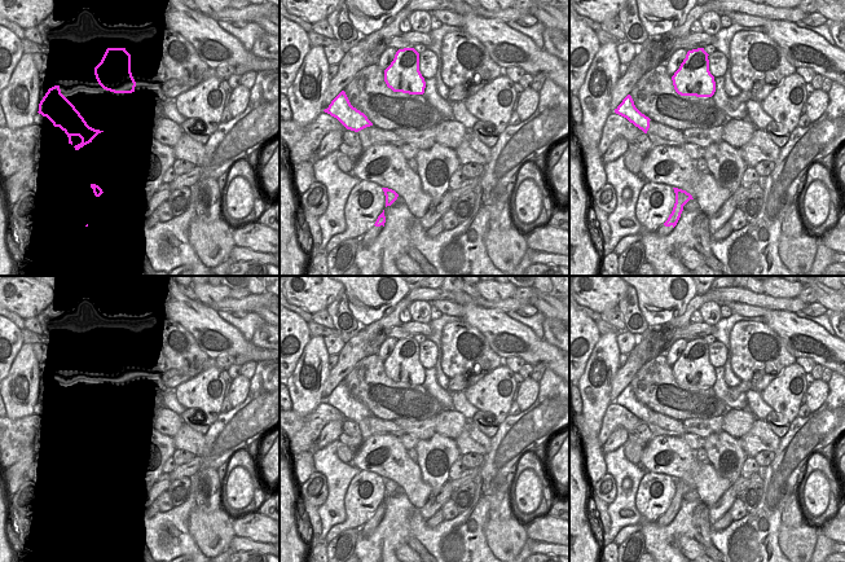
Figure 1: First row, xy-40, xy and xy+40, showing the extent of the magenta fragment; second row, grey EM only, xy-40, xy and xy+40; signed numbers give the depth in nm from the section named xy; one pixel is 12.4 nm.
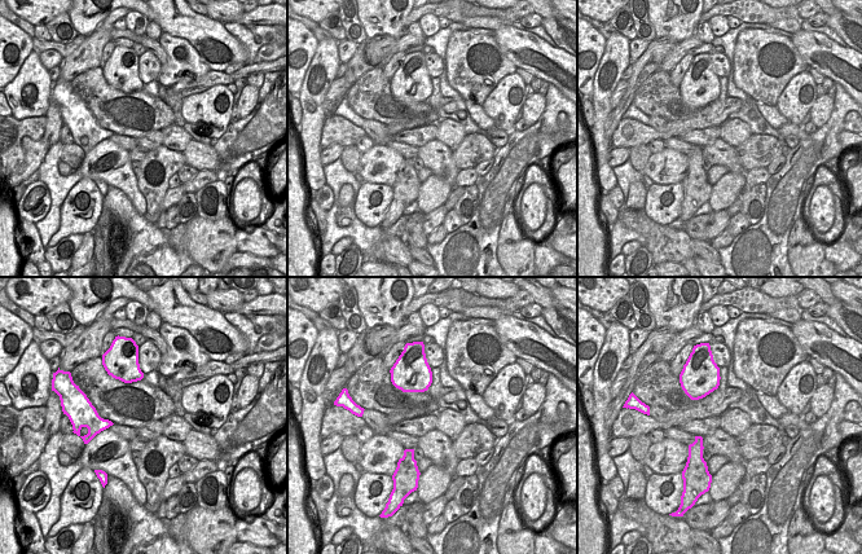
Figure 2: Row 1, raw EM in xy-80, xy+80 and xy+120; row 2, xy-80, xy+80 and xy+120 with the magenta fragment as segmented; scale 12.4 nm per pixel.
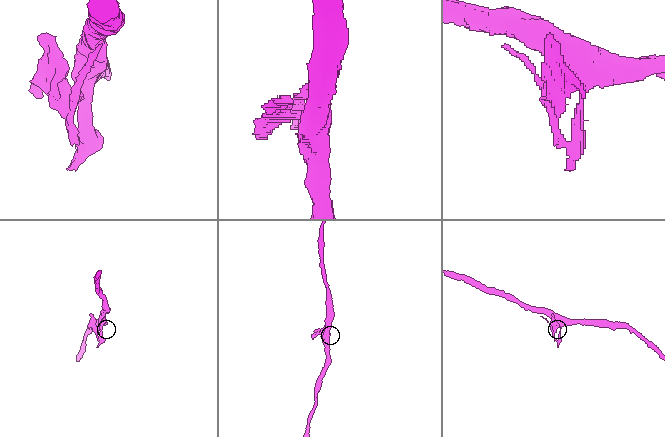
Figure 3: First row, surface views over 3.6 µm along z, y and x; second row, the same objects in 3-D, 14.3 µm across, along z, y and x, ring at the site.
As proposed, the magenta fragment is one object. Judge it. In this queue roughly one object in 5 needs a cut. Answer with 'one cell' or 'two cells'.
two cells

